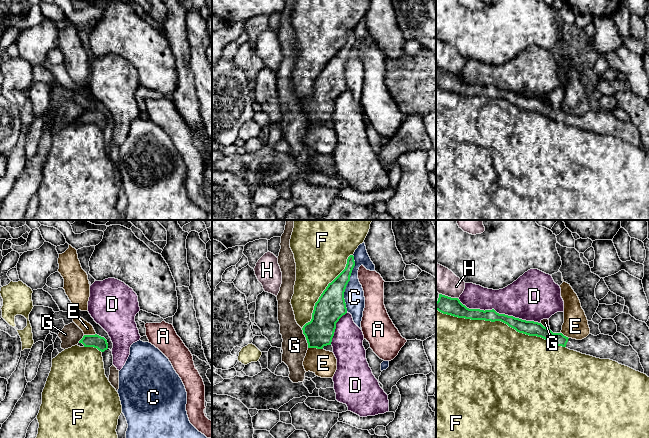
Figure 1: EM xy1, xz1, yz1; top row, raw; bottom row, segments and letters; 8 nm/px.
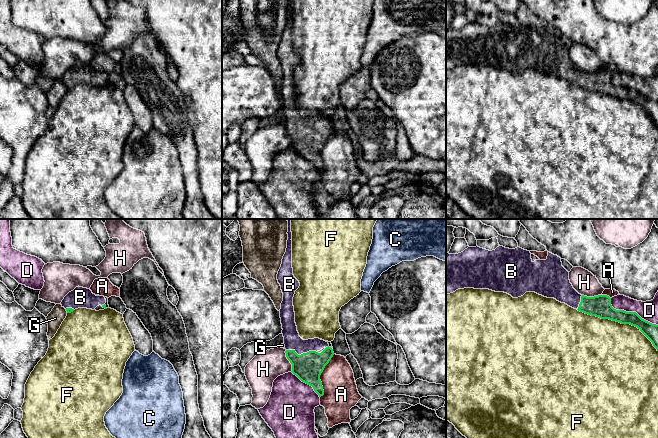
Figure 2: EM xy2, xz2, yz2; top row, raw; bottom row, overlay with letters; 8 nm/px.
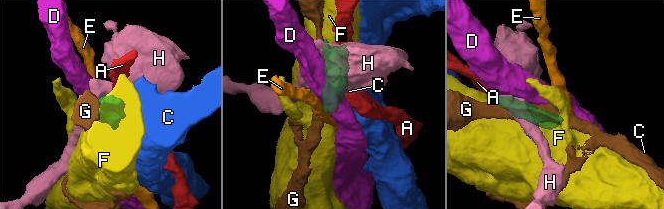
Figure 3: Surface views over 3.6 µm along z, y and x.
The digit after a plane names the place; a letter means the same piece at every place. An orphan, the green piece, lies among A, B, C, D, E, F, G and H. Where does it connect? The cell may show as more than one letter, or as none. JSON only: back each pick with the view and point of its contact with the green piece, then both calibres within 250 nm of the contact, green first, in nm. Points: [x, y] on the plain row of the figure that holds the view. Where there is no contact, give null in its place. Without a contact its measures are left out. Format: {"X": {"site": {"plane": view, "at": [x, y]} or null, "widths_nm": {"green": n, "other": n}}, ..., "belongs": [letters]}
{"B": {"site": {"plane": "xz2", "at": [301, 130]}, "widths_nm": {"green": 220, "other": 140}}, "belongs": ["B"]}

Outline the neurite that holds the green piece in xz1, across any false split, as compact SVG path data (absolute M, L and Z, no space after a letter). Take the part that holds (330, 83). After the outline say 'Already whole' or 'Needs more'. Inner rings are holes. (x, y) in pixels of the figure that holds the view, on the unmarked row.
M350 31L345 45L328 60L315 79L311 97L302 104L308 124L323 125L331 121L336 99L347 89L344 68L354 42L354 32Z. Already whole

